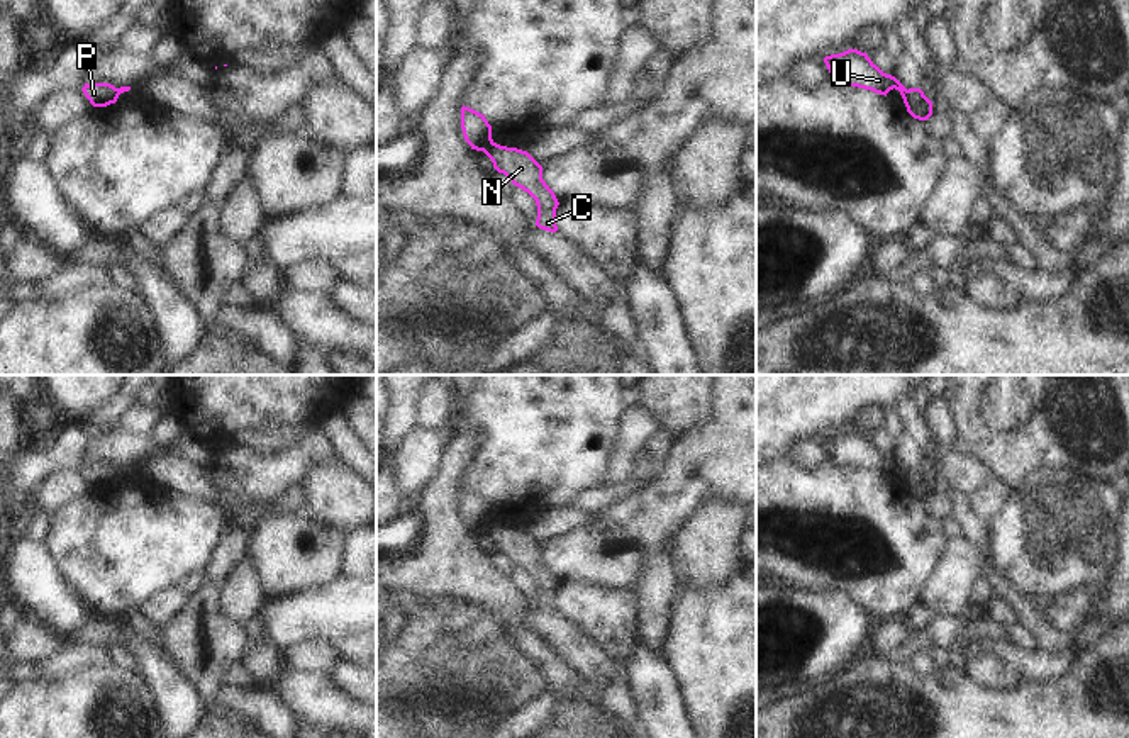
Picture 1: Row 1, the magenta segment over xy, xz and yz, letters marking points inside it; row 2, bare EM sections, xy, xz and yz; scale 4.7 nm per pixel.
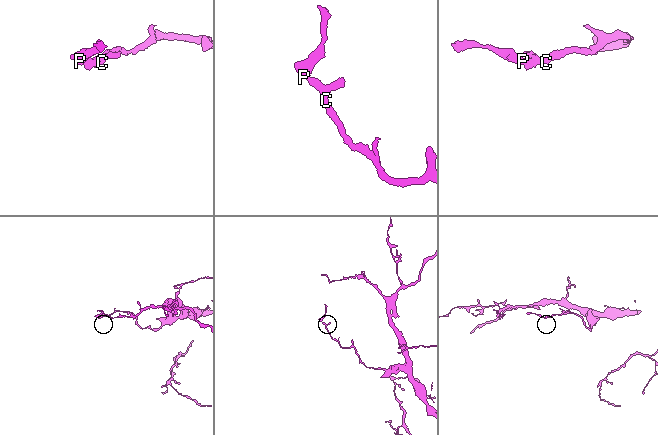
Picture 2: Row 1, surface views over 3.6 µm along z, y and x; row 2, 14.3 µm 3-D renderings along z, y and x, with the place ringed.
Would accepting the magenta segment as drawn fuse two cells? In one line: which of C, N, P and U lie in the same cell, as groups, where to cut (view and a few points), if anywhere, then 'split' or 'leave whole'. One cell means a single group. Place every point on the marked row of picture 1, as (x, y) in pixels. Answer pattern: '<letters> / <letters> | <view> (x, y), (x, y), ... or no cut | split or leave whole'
C N / P U | xz (494, 143), (483, 151) | split

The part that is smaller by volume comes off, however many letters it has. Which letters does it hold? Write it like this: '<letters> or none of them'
P, U

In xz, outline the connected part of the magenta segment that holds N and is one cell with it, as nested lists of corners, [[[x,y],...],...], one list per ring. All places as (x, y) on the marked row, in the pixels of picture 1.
[[[493,143],[483,151],[498,173],[503,173],[515,187],[527,192],[537,205],[536,226],[556,232],[556,209],[559,205],[554,192],[542,180],[542,166],[527,153]]]

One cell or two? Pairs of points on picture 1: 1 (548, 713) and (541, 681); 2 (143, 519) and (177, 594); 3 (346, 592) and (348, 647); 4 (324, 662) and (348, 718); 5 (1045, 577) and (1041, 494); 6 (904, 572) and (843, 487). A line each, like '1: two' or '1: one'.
1: two
2: two
3: two
4: two
5: one
6: one

